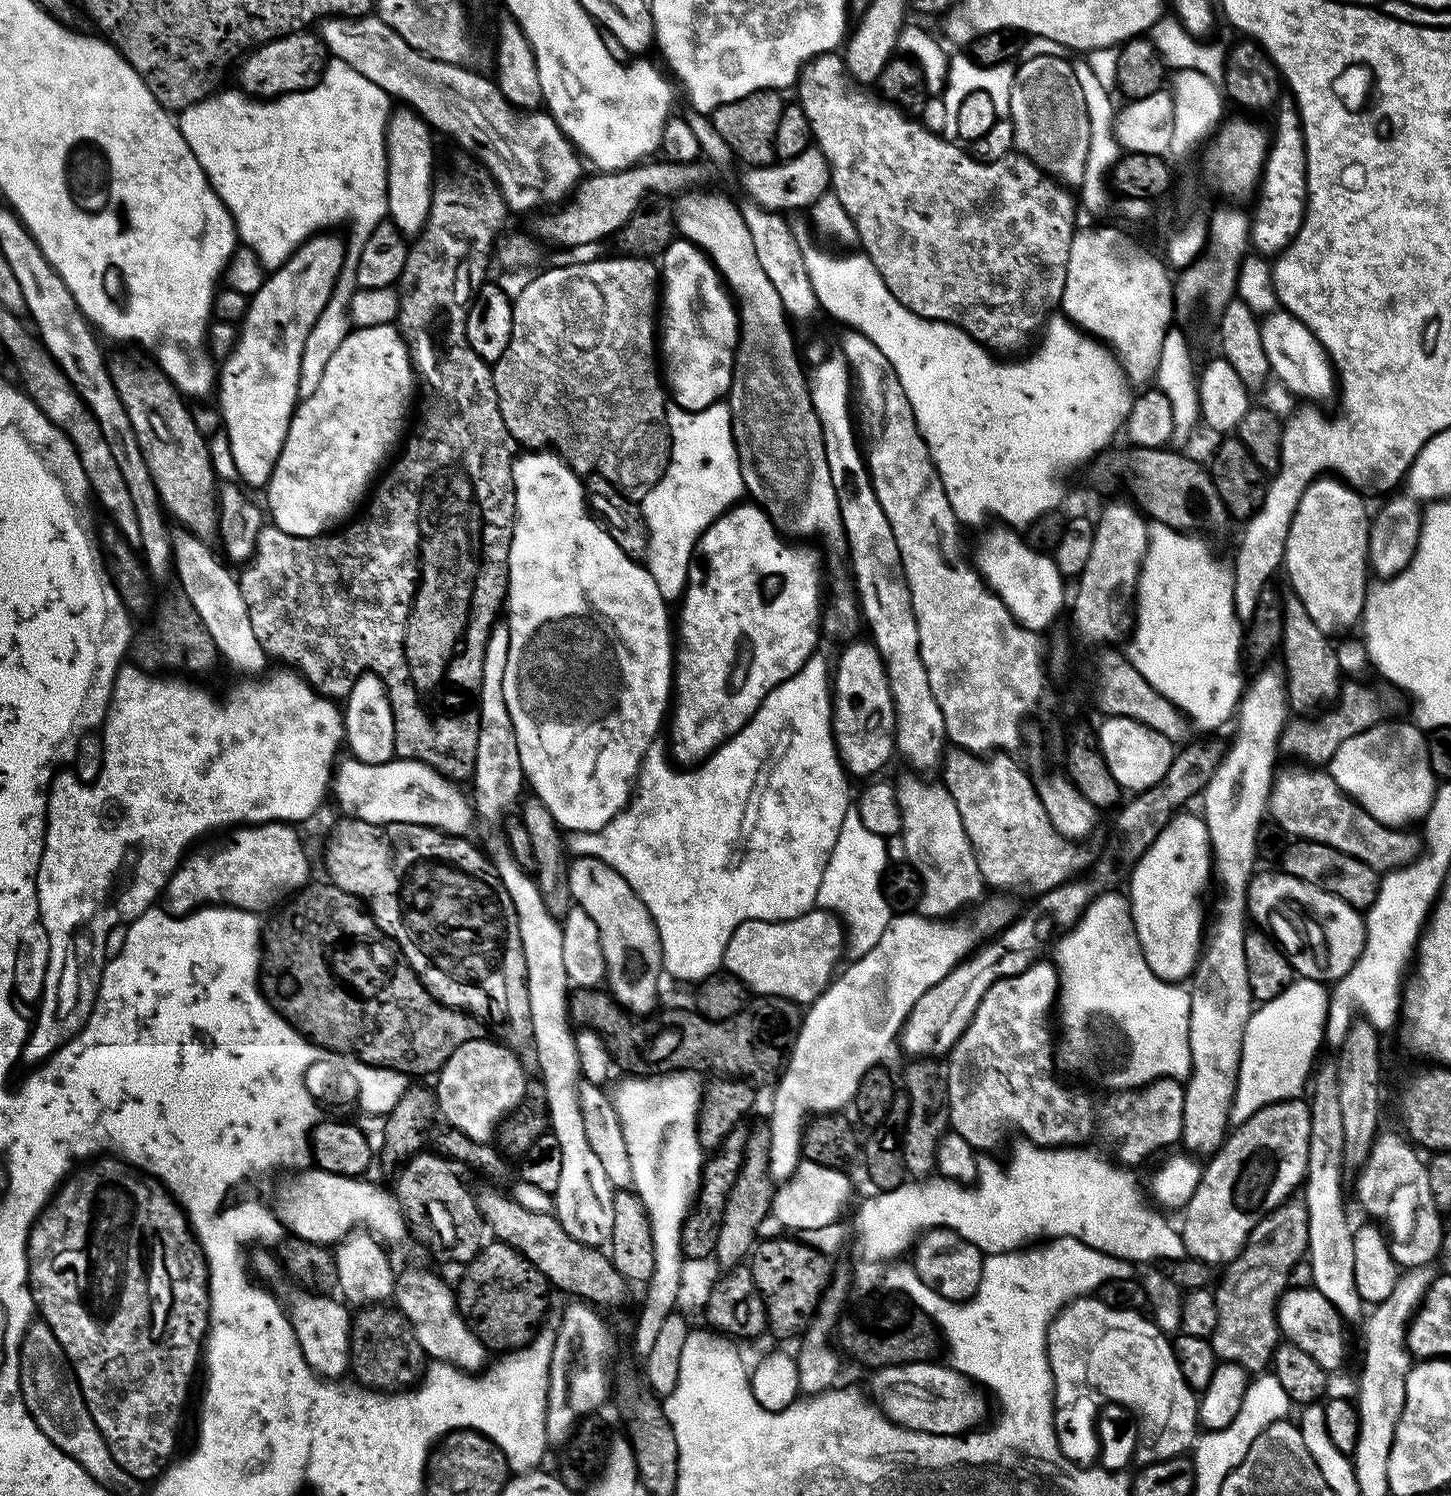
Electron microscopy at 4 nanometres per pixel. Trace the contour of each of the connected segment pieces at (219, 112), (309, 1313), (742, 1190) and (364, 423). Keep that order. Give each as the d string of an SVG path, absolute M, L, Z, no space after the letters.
M335 58L329 59L328 67L320 78L320 83L308 88L305 92L289 92L287 96L275 98L253 98L243 91L220 92L209 95L207 98L197 100L195 104L187 106L181 111L177 124L180 133L186 138L187 145L198 158L199 165L207 174L212 189L222 198L223 204L230 210L232 220L236 224L236 235L239 243L246 248L252 248L254 254L258 254L260 263L265 269L275 270L282 267L295 252L313 236L323 233L331 224L344 224L348 220L348 228L352 231L352 241L349 239L346 244L346 252L349 257L356 258L364 249L364 244L370 238L370 234L385 219L388 210L388 151L384 145L384 133L388 127L390 115L390 97L370 78L358 74L346 62Z
M293 1286L288 1292L288 1304L286 1300L288 1321L292 1323L296 1340L300 1343L300 1349L306 1358L306 1362L320 1378L338 1378L334 1376L340 1376L343 1372L347 1373L350 1368L350 1333L352 1330L350 1312L347 1312L346 1309L348 1308L340 1300L341 1305L338 1301L332 1299L336 1298L328 1294L317 1294Z
M762 1128L751 1129L748 1137L748 1145L744 1151L744 1161L740 1167L738 1174L738 1182L734 1182L734 1190L730 1190L730 1198L726 1202L726 1210L722 1214L722 1222L720 1223L720 1233L718 1234L718 1242L716 1243L715 1259L720 1259L725 1269L731 1270L741 1263L740 1260L749 1255L753 1251L754 1245L757 1243L758 1235L756 1231L764 1224L764 1219L769 1219L772 1210L772 1197L774 1195L774 1181L769 1176L768 1171L768 1146L769 1146L769 1129Z
M395 323L357 327L349 331L342 346L334 350L322 374L322 382L318 382L318 390L303 397L292 413L286 442L266 485L267 515L270 520L272 515L271 523L286 534L323 536L335 529L339 520L347 521L353 515L351 512L355 510L356 503L365 499L370 485L377 479L389 457L397 451L405 435L404 423L408 420L408 407L412 404L412 391L415 388L417 391L418 376L414 371L412 354L403 332Z

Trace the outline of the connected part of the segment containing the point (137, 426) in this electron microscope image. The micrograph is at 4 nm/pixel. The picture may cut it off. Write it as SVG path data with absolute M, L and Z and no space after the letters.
M124 360L112 372L114 390L118 390L118 398L122 398L122 406L126 406L126 418L130 418L130 426L134 430L134 438L138 438L138 446L142 450L142 458L150 470L150 478L160 495L169 517L180 524L181 529L193 532L199 540L211 541L218 532L218 477L212 466L212 453L209 441L204 440L192 412L188 409L189 401L169 382L168 377L155 366L143 368L140 364L131 364Z

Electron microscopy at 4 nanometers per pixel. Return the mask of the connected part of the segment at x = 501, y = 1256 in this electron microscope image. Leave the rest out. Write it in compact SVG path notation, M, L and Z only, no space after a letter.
M499 1242L485 1243L475 1260L463 1265L461 1272L464 1273L460 1276L460 1285L455 1285L454 1288L456 1309L460 1311L469 1330L484 1343L485 1349L492 1351L493 1348L496 1354L507 1354L531 1344L545 1323L544 1311L548 1308L548 1292L550 1293L547 1278L521 1252L509 1244Z

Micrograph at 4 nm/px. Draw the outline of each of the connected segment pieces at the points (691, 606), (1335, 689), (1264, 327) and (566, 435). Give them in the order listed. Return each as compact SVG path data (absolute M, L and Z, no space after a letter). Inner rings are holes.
M755 502L737 503L735 506L728 509L723 516L719 516L709 528L706 529L700 535L700 541L696 543L696 550L692 557L692 566L688 570L688 587L684 589L682 599L679 601L680 604L680 632L678 628L678 647L674 652L674 671L672 674L672 686L673 693L670 697L670 724L672 720L672 729L669 730L668 736L672 739L670 743L670 756L677 765L680 766L695 766L700 763L701 760L712 755L717 748L720 747L724 741L730 739L734 734L738 734L745 726L748 725L748 720L754 715L755 712L762 706L762 702L765 698L775 690L782 682L786 682L798 669L804 665L804 663L814 655L817 651L816 639L821 639L822 636L822 600L820 604L820 556L812 548L791 548L789 541L785 539L783 535L772 525L772 519L764 513L763 508Z
M1294 594L1284 596L1284 639L1282 671L1288 685L1288 706L1296 714L1312 714L1319 704L1335 701L1342 687L1342 673L1333 641L1306 614L1306 606Z
M1275 310L1268 317L1260 320L1260 337L1262 338L1262 350L1266 350L1268 367L1273 377L1277 376L1290 391L1296 396L1301 396L1304 402L1320 402L1316 400L1328 400L1337 395L1338 381L1331 360L1328 359L1328 353L1314 338L1312 331L1305 326L1302 321L1296 319L1286 311Z
M631 254L619 255L620 256L614 257L613 260L601 260L601 258L595 258L586 261L585 264L562 266L561 268L550 266L546 268L546 272L540 273L538 276L534 277L532 281L529 279L527 283L525 283L524 288L515 293L514 299L512 300L512 337L508 343L508 348L504 351L504 357L501 358L501 360L495 361L495 363L491 365L491 369L492 377L494 378L494 390L498 394L498 410L502 410L502 422L506 422L506 430L510 430L510 434L515 438L517 445L527 446L532 450L544 450L547 448L555 450L567 460L573 472L577 474L595 474L602 478L606 478L623 496L625 496L625 498L627 498L627 500L635 500L639 502L644 499L646 494L650 494L650 490L654 490L654 486L660 481L664 471L668 469L668 459L672 453L672 439L670 438L668 425L664 419L666 388L662 383L661 369L658 367L658 320L656 324L656 308L658 312L658 268L657 265L656 268L652 265L653 261L651 259L641 258Z

